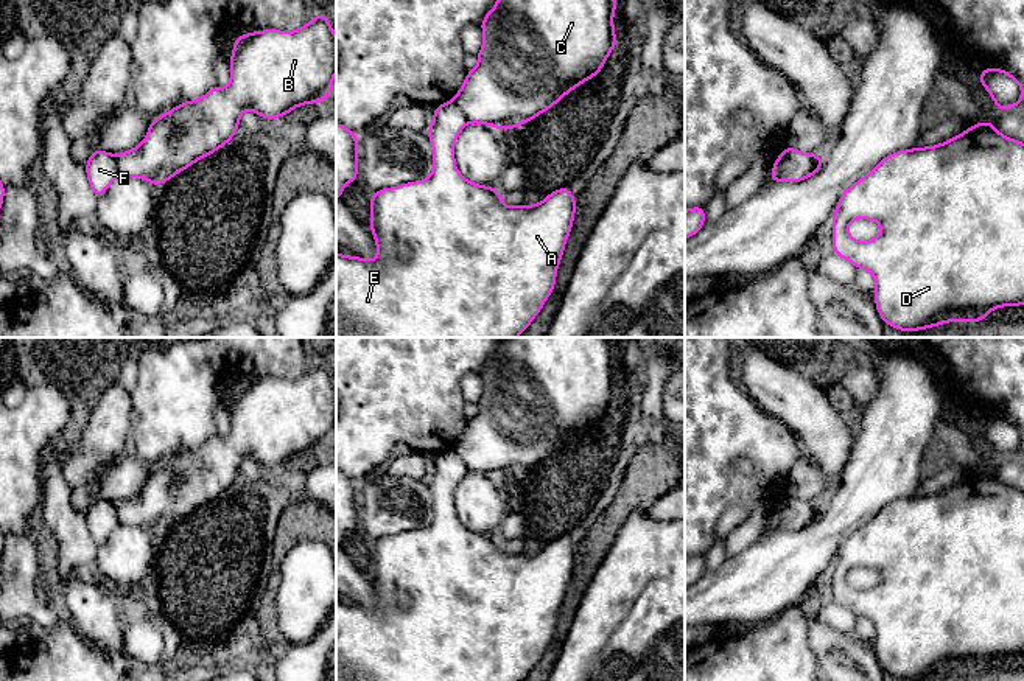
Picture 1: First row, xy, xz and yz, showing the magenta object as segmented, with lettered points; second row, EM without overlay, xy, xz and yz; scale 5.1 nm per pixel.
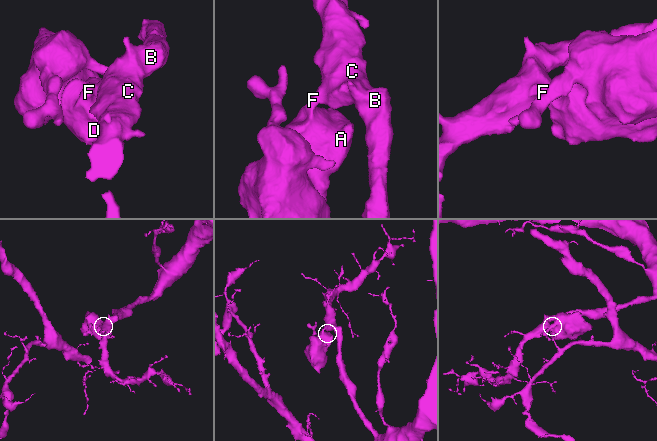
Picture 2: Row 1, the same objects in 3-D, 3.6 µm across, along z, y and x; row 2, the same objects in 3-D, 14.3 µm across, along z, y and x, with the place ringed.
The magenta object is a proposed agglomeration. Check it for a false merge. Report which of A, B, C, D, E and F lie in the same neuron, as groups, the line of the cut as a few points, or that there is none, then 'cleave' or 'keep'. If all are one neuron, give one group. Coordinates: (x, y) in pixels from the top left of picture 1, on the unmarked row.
groups A D E F / B C; cut yz (819, 502), (805, 526); cleave

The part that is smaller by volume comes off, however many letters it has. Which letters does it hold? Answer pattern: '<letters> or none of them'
A, D, E, F

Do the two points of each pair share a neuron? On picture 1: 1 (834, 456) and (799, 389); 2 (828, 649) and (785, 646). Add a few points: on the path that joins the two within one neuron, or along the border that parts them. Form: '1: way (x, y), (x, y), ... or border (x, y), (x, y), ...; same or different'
1: way (828, 439), (803, 406); same
2: border (805, 611), (810, 649), (827, 664); different

